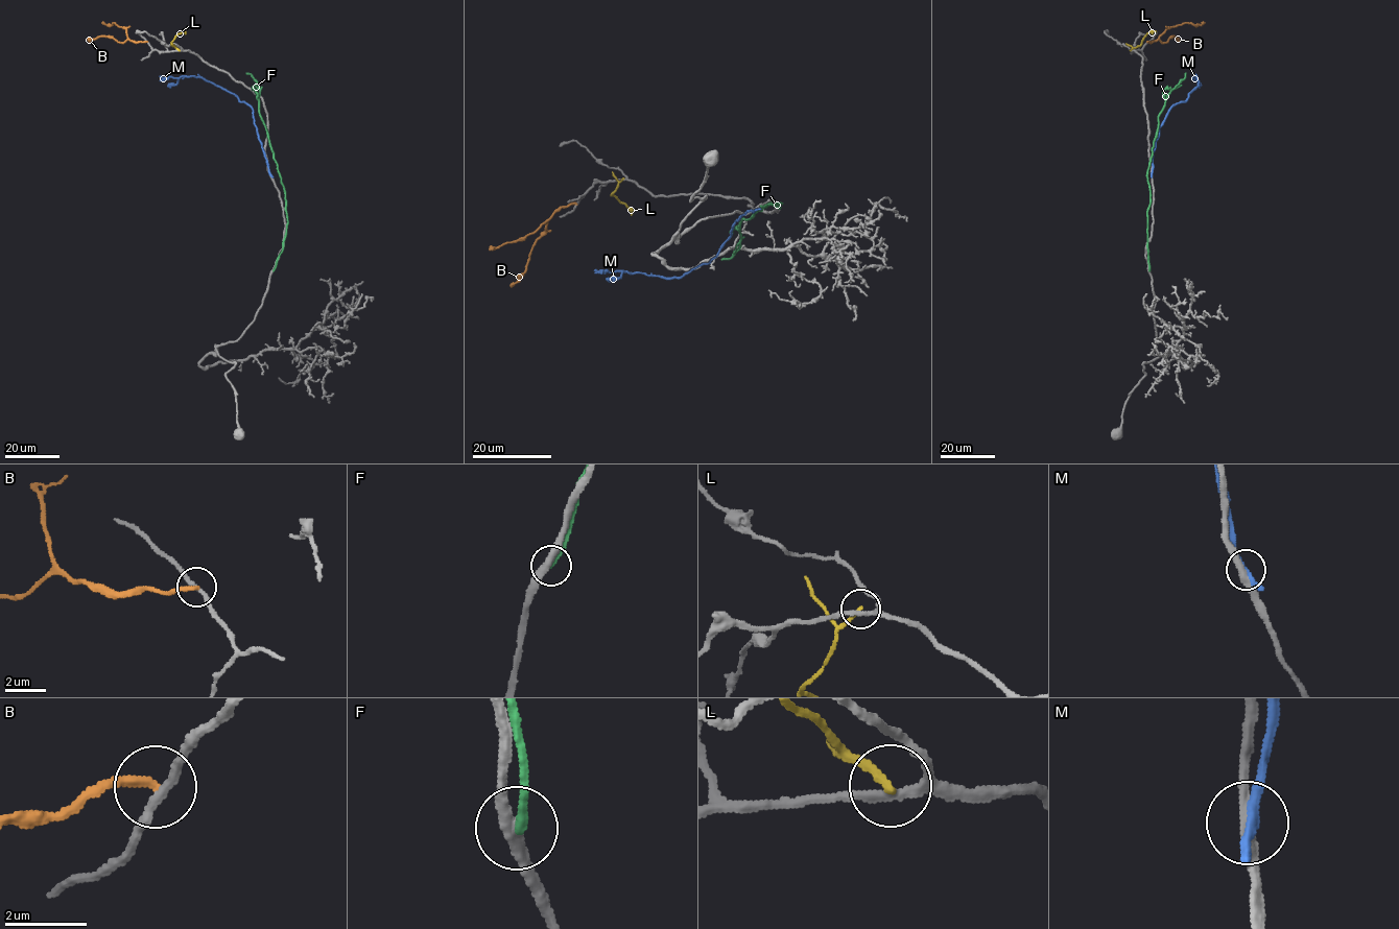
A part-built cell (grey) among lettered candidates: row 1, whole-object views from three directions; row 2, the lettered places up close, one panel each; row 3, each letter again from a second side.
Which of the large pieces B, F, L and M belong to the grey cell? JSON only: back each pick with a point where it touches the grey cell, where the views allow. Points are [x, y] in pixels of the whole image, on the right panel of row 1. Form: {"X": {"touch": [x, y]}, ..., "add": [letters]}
{"add": []}

